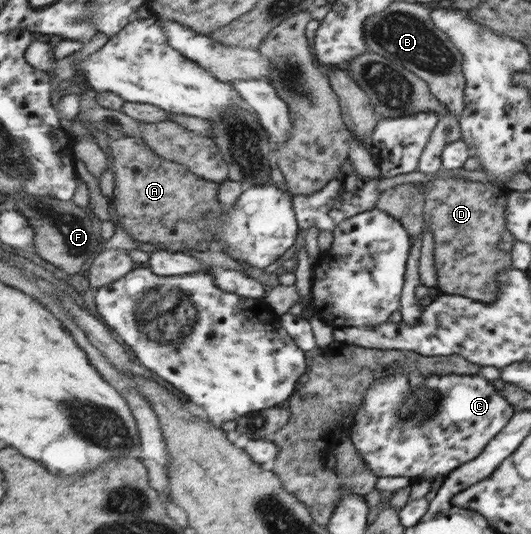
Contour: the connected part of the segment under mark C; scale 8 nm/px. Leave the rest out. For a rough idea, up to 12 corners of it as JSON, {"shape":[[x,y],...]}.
{"shape":[[480,374],[372,380],[350,440],[379,477],[476,459],[515,407]]}

